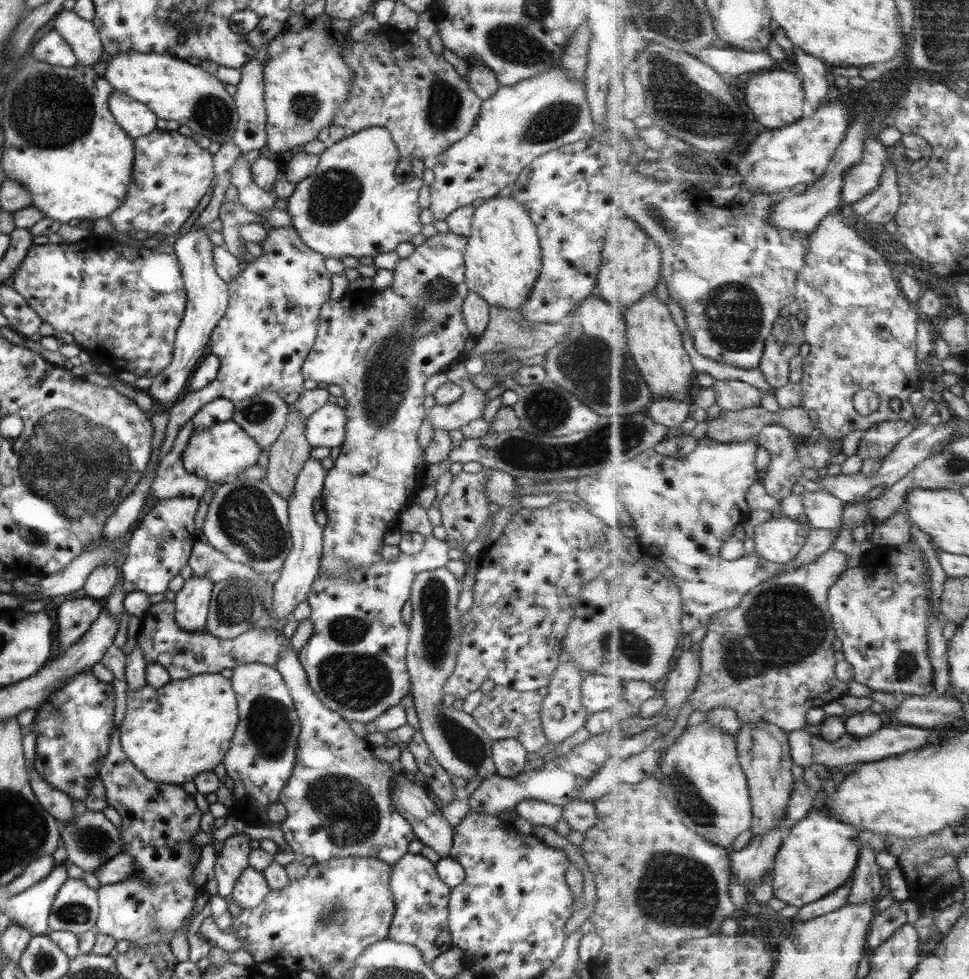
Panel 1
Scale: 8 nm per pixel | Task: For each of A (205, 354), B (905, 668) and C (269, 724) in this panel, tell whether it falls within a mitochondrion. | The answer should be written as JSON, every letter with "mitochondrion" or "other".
{"A":"other","B":"mitochondrion","C":"mitochondrion"}

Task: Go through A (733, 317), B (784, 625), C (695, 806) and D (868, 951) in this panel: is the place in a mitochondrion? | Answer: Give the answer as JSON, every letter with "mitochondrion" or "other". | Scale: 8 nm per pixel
{"A":"mitochondrion","B":"mitochondrion","C":"mitochondrion","D":"other"}

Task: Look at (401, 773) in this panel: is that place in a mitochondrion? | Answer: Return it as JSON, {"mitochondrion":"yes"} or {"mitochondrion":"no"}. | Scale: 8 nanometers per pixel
{"mitochondrion":"no"}

